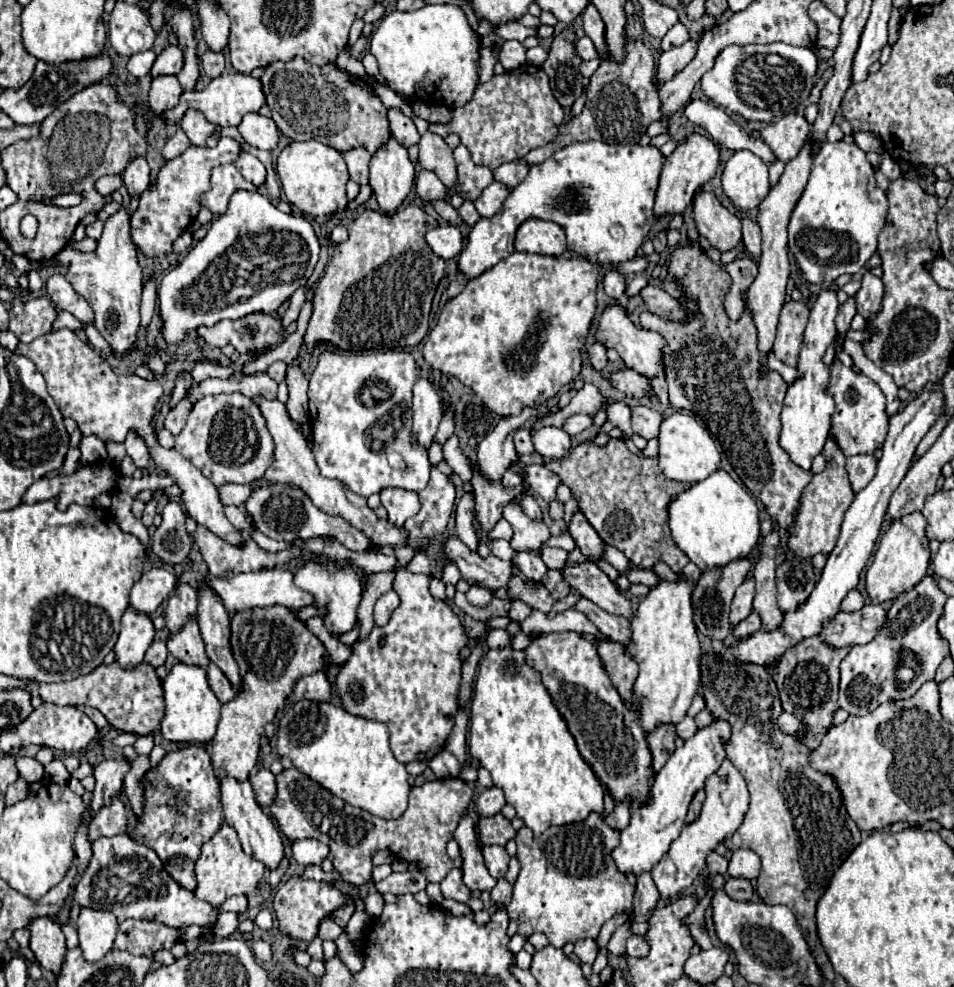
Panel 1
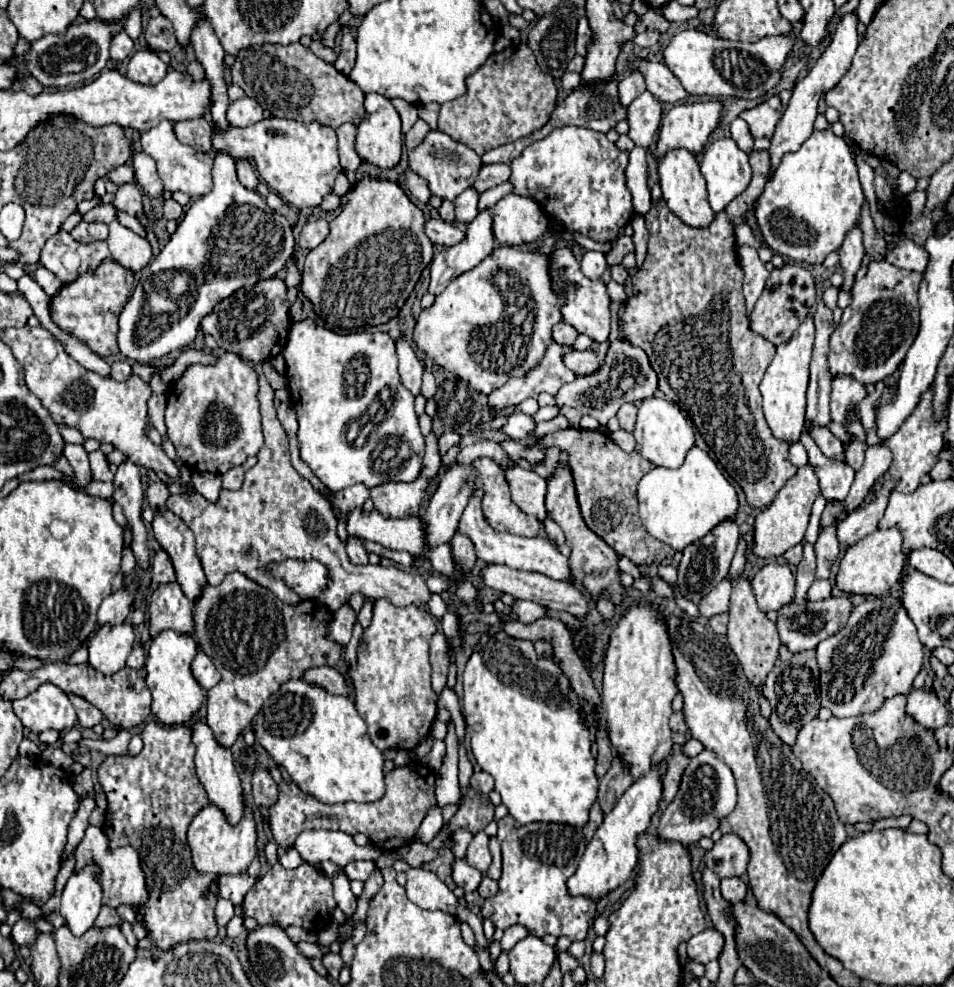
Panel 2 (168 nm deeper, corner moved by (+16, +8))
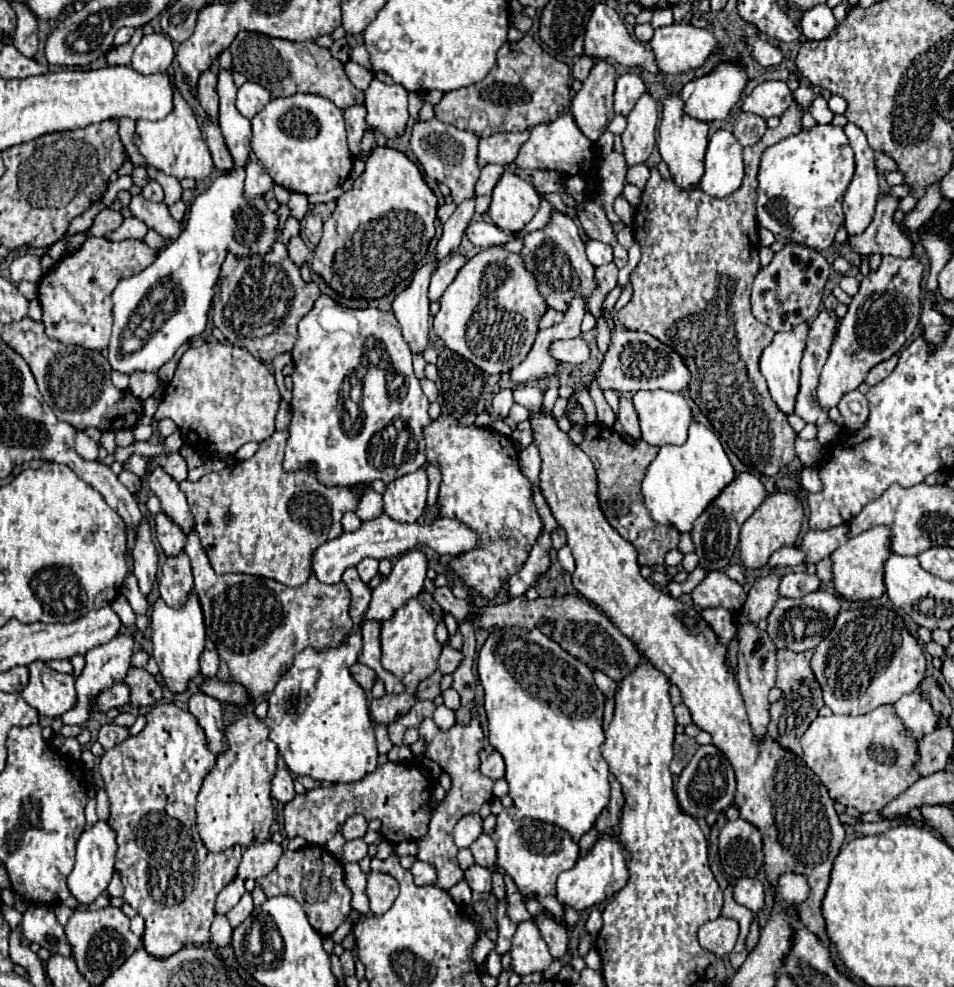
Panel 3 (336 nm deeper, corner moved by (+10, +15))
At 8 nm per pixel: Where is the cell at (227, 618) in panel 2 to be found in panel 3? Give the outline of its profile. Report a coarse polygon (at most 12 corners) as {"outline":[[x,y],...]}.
{"outline":[[184,551],[206,635],[250,701],[302,649],[338,647],[350,591],[216,575]]}

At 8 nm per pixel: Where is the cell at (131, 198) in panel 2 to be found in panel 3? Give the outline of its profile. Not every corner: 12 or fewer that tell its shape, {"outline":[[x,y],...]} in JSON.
{"outline":[[132,197],[130,211],[166,239],[180,235],[166,203]]}

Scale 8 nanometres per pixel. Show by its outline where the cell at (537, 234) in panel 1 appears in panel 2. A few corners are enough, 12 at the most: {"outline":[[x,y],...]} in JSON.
{"outline":[[508,194],[492,206],[500,244],[534,244],[548,232],[542,208]]}

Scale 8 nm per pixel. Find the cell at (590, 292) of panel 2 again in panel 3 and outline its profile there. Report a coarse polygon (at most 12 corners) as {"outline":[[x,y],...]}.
{"outline":[[552,211],[518,255],[546,305],[596,289],[576,221]]}

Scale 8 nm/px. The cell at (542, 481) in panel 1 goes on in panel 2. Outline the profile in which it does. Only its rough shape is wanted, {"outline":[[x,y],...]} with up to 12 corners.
{"outline":[[494,440],[466,446],[460,462],[490,458],[502,470],[518,466]]}

